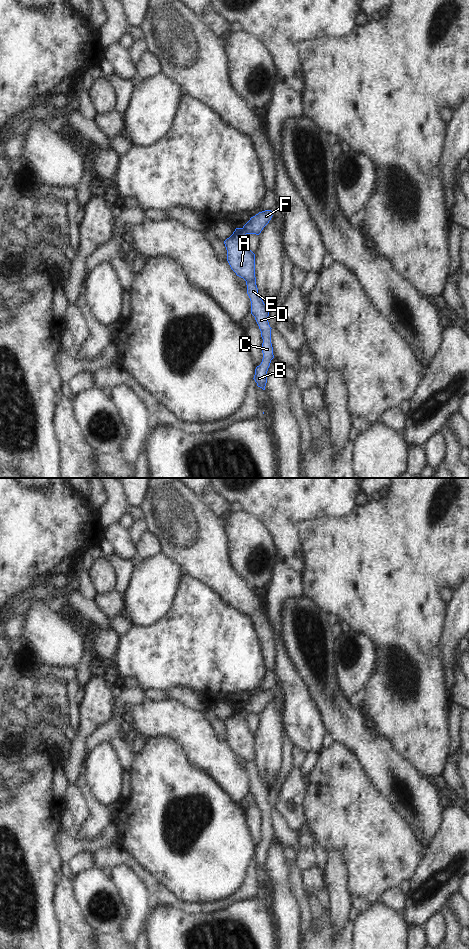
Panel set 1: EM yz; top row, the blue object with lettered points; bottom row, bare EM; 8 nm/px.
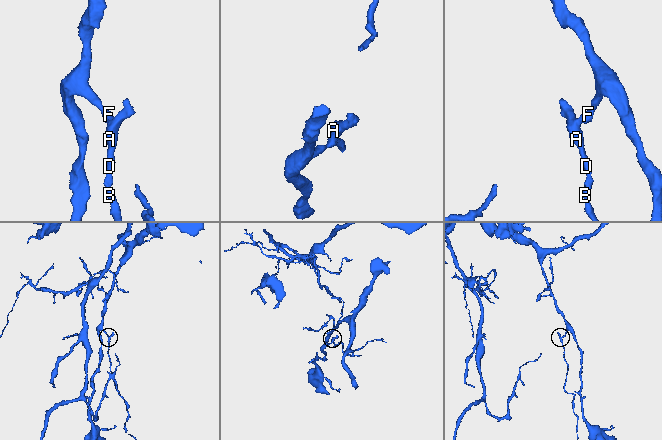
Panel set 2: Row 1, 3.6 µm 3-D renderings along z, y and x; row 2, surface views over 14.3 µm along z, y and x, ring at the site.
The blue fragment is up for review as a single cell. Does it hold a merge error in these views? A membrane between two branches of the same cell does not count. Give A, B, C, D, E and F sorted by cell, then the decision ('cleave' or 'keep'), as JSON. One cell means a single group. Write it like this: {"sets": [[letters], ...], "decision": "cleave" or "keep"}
{"sets": [["A", "B", "C", "D", "E", "F"]], "decision": "keep"}

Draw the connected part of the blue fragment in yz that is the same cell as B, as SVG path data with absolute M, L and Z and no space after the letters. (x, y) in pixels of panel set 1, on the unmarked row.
M272 691L259 692L242 707L236 708L233 714L224 721L227 730L227 741L237 756L243 758L247 765L247 774L251 781L251 794L261 811L263 839L255 849L254 860L257 866L265 870L267 851L274 838L271 823L271 807L267 800L269 789L258 774L255 757L255 734L247 725L246 715L259 715L272 698Z

